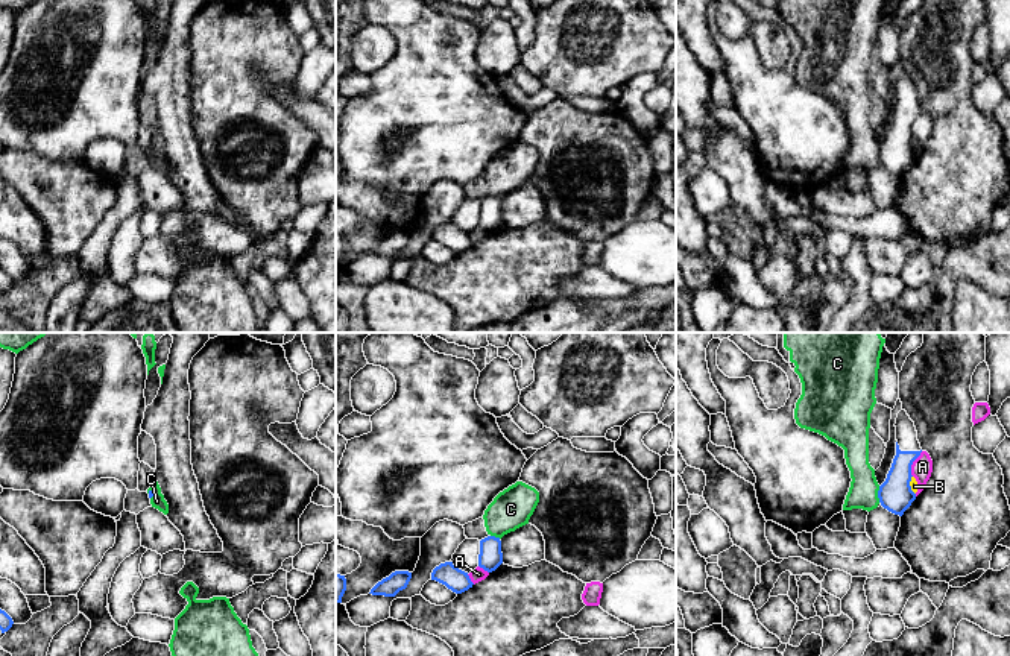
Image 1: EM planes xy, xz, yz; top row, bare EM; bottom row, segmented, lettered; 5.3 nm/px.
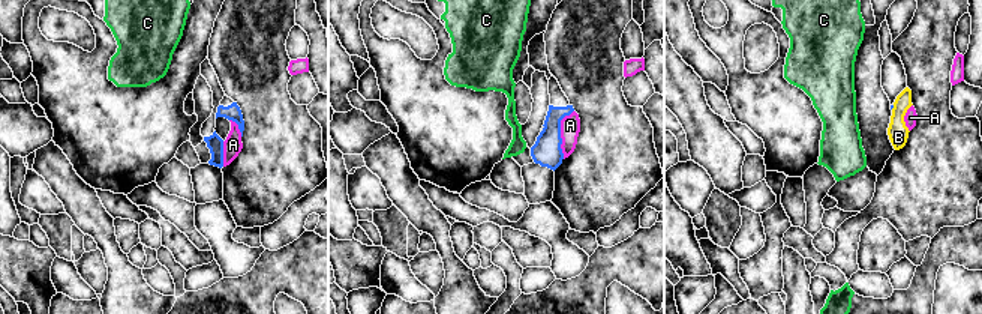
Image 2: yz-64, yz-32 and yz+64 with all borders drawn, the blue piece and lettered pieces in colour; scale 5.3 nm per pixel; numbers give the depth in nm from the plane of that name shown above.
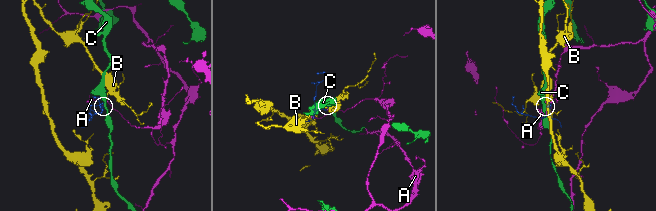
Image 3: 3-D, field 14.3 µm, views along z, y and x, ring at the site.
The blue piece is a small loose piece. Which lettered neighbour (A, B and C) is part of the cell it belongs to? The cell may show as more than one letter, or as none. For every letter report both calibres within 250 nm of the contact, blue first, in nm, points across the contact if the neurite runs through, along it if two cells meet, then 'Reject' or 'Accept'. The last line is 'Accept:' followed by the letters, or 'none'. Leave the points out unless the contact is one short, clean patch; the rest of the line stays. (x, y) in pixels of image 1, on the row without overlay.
A: Thickness 180 nm (blue) against 110 nm. Boundary: yz (922, 111), (912, 125), (912, 135). Reject
B: Thickness 180 nm (blue) against 50 nm. Boundary: yz (912, 135), (910, 146), (915, 154). Reject
C: Thickness 180 nm (blue) against 160 nm. Boundary: yz (880, 146), (878, 161). Reject
Accept: none

